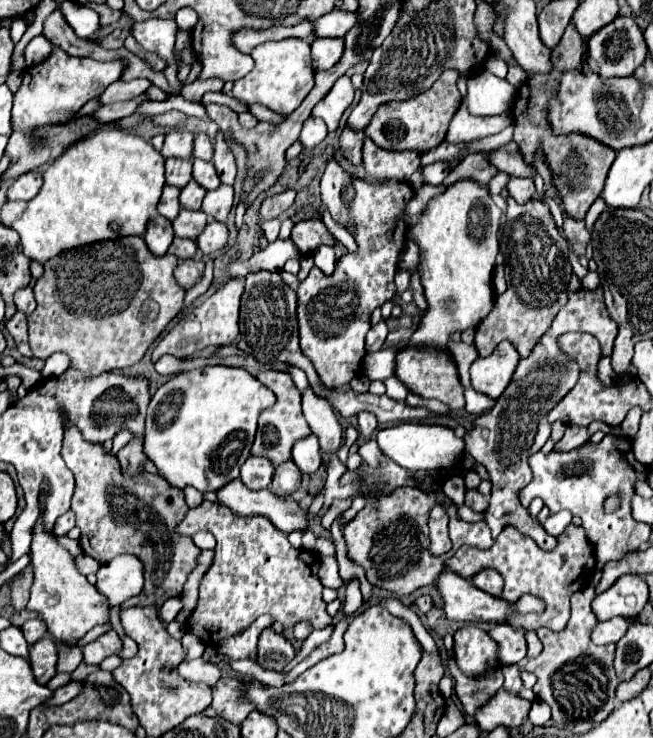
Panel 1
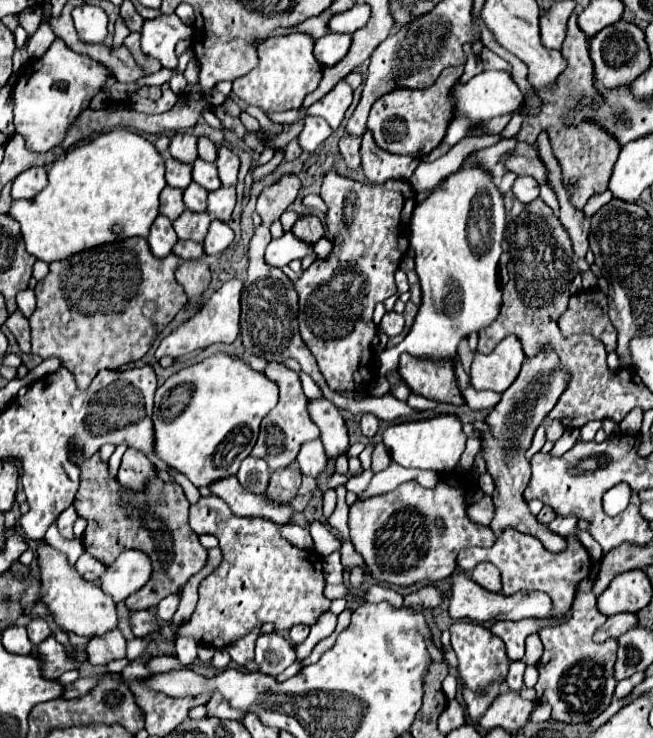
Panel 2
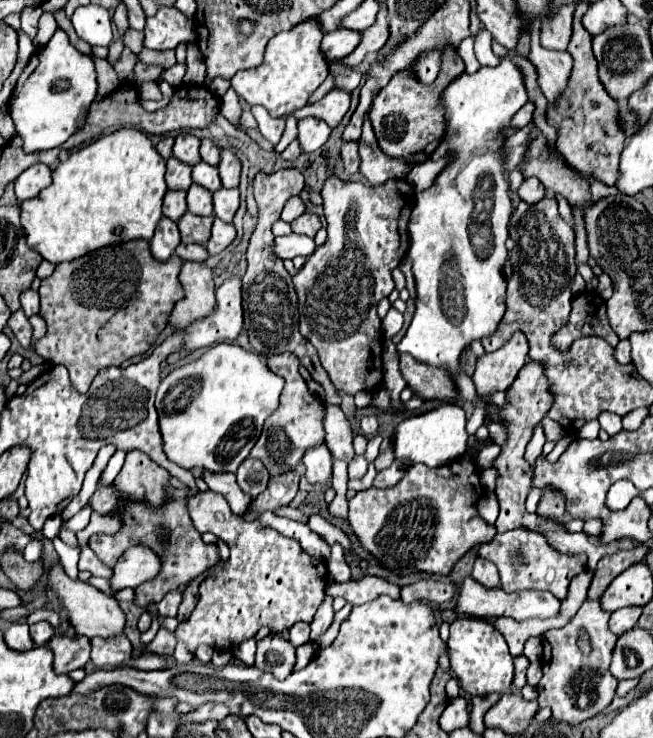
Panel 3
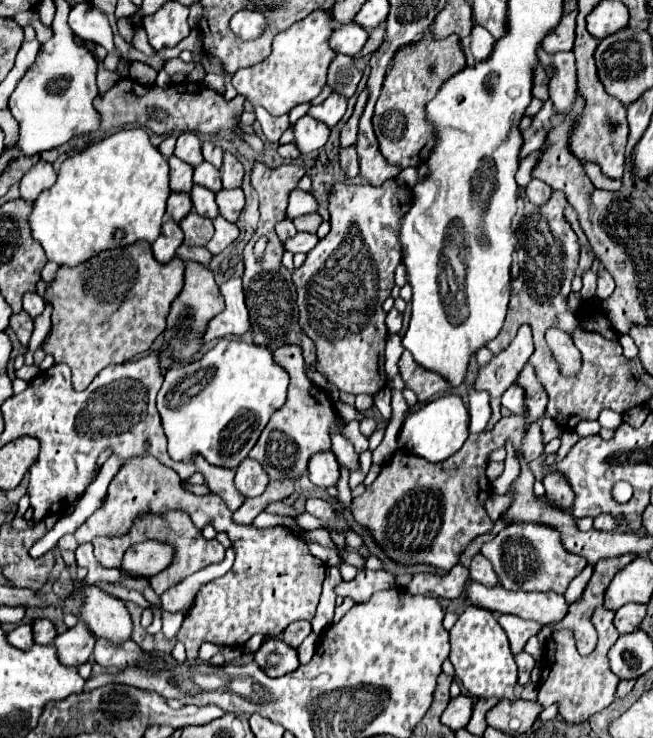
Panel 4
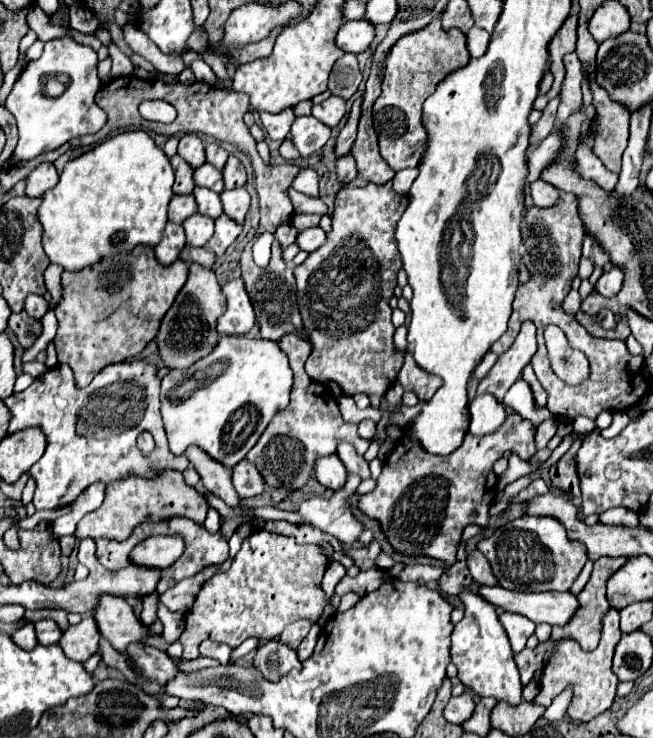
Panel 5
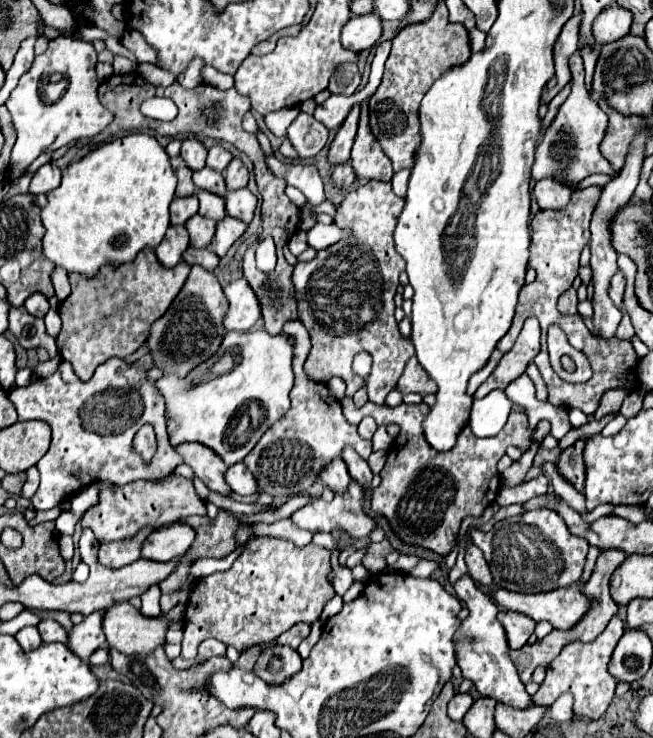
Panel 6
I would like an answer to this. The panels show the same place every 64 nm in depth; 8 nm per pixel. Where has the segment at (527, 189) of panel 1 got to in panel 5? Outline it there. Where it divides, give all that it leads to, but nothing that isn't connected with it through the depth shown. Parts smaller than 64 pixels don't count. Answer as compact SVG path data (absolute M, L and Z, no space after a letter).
M536 180L530 184L530 194L532 200L538 208L550 208L554 204L558 204L560 200L560 192L556 190L556 186L544 182L544 180Z

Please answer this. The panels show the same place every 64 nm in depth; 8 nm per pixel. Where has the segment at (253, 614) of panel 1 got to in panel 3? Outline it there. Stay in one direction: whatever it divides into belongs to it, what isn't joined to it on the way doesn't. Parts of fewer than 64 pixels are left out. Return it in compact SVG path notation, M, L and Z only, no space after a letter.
M212 490L188 496L186 506L198 532L216 534L230 546L226 570L200 584L200 600L194 612L174 632L190 652L196 652L200 644L220 650L238 648L262 626L268 626L272 634L280 634L300 620L312 622L328 580L328 568L322 560L314 560L294 538L266 528L258 520L240 520L230 512L228 502Z

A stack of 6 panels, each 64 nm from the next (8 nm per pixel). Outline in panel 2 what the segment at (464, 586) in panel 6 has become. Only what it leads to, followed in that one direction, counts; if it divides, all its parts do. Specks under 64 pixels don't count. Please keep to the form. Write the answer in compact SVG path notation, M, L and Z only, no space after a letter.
M456 620L450 626L450 644L458 656L458 678L464 682L466 688L478 692L494 682L506 682L510 658L506 654L504 642L496 634L492 634L490 628L466 620Z

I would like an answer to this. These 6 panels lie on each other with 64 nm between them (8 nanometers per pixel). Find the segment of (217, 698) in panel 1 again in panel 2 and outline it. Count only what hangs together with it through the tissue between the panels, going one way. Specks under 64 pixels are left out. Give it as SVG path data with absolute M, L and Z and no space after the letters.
M214 694L214 696L210 698L210 702L206 704L206 710L208 710L206 716L216 716L216 718L220 718L220 720L226 720L226 718L238 720L238 718L244 716L240 710L230 708L230 704L228 704L222 696L216 696L216 694Z

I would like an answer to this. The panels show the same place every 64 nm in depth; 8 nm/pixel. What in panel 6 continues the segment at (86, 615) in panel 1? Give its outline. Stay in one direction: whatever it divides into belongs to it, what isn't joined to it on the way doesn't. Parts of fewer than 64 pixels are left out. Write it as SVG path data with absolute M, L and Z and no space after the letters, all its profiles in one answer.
M128 602L110 606L104 614L104 634L108 638L108 646L120 650L122 654L142 654L148 656L152 654L158 646L166 644L166 632L172 624L182 622L182 614L184 614L184 604L176 604L168 614L156 616L156 618L148 618L142 612L138 612L134 606L130 606Z

